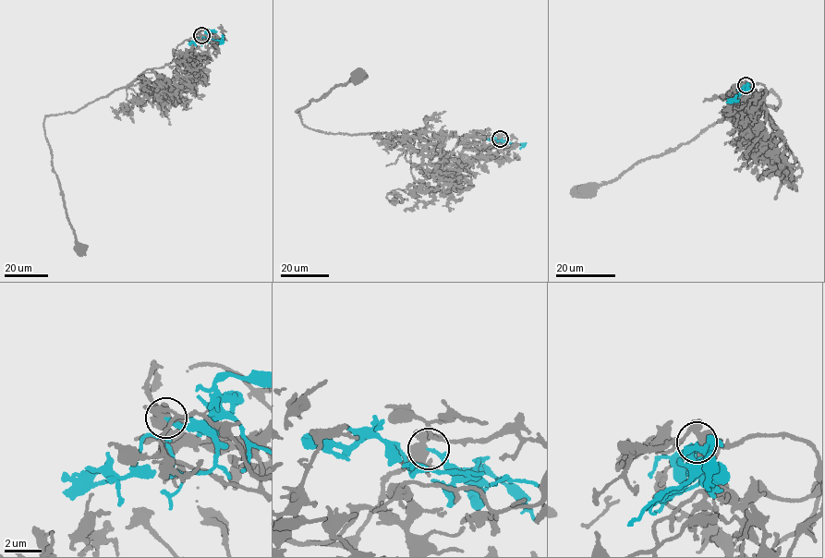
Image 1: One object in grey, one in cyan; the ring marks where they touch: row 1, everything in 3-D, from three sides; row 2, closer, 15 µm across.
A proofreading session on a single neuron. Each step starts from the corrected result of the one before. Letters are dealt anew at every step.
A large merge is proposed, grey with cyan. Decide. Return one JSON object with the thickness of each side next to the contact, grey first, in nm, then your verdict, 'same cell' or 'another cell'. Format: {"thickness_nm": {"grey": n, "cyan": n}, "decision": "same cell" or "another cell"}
{"thickness_nm": {"grey": 400, "cyan": 180}, "decision": "same cell"}

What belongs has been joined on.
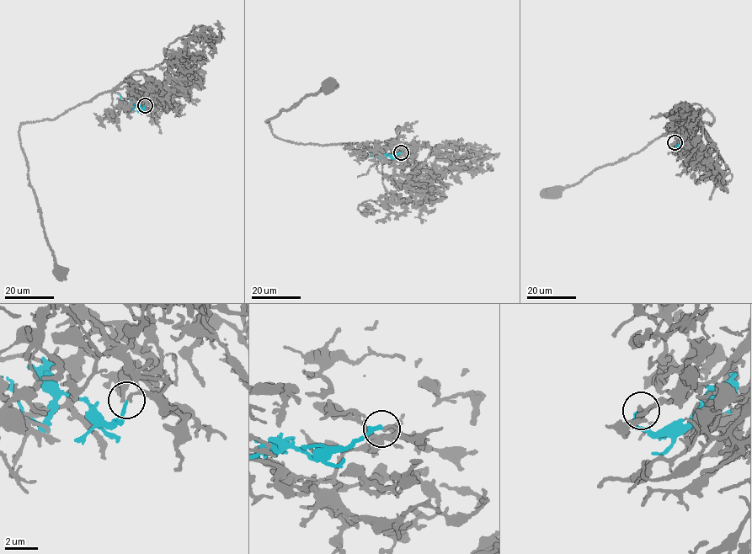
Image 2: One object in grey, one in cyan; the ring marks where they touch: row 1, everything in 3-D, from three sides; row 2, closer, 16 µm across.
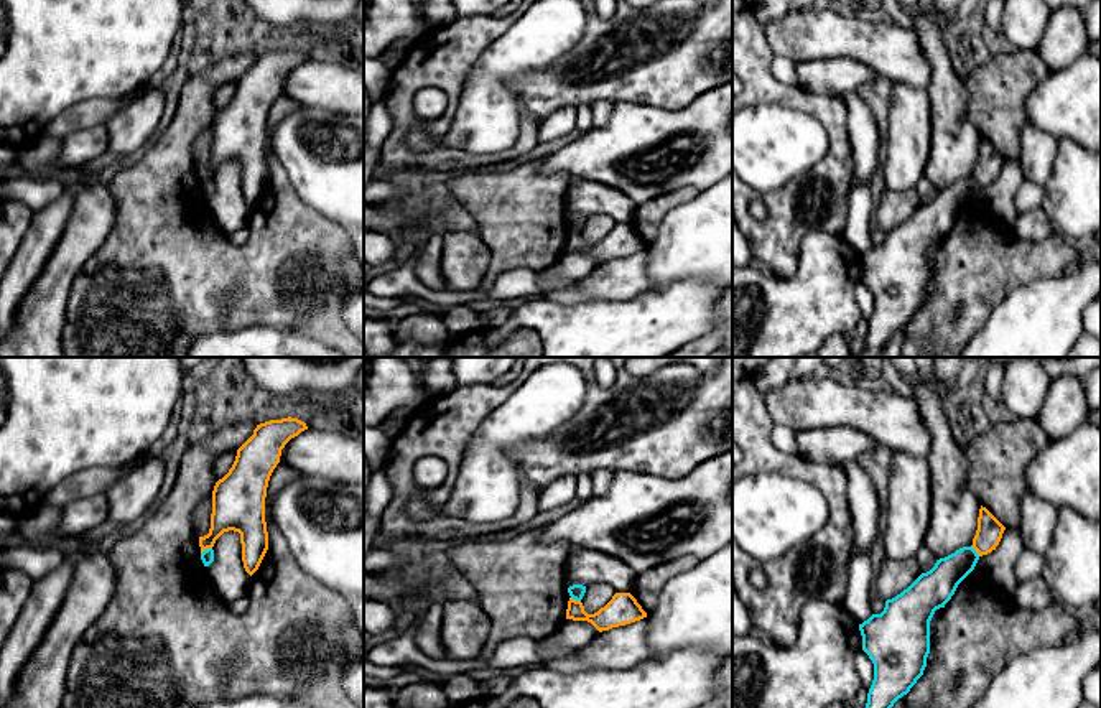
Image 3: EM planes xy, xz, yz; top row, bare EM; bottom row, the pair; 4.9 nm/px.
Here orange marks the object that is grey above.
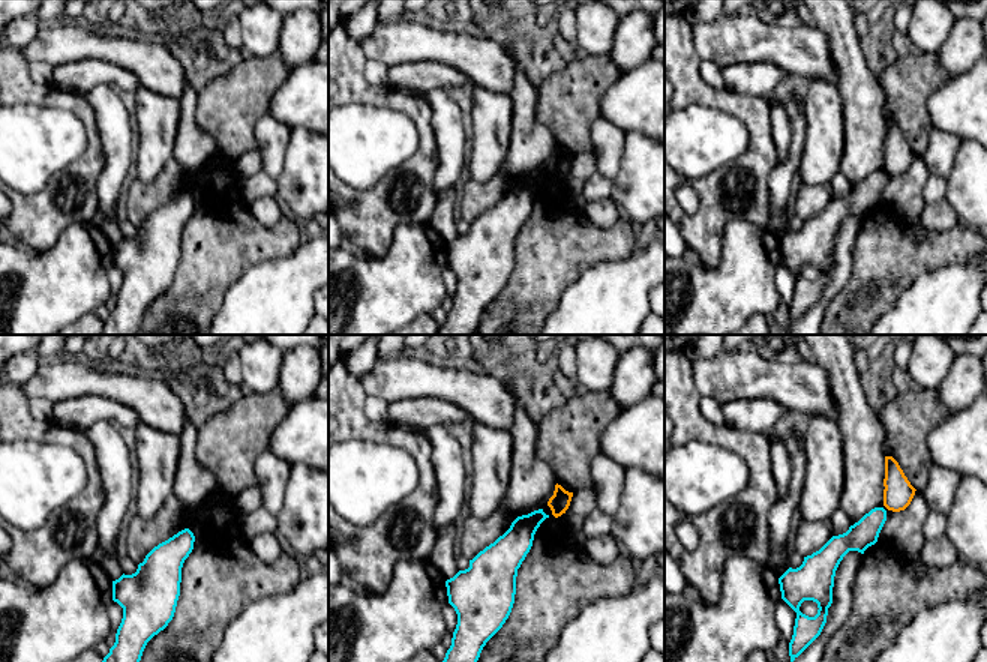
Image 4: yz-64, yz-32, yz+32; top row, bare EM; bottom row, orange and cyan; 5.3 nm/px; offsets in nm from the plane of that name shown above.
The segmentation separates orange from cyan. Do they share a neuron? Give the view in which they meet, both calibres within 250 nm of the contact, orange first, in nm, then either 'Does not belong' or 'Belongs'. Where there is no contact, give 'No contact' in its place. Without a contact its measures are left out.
Touches orange in xy. Thickness 220 nm (orange) against 60 nm. Does not belong

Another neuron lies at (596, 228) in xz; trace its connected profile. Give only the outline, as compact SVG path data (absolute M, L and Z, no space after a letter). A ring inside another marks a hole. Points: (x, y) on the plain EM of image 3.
M597 214L586 219L586 224L581 234L588 245L594 245L601 239L604 239L612 231L614 226L616 226L616 221L612 217Z

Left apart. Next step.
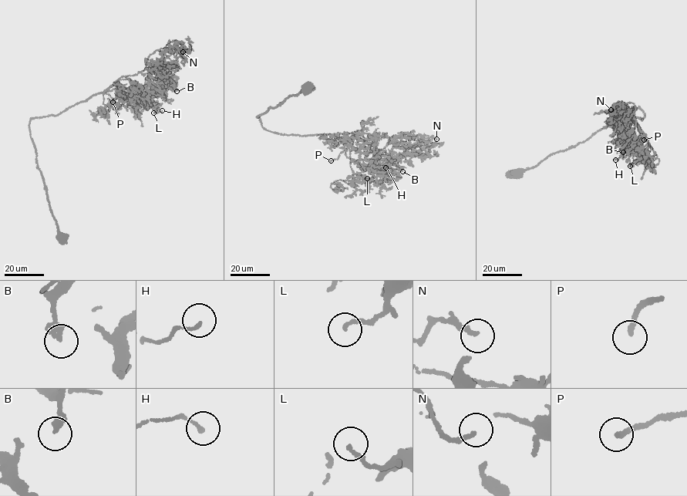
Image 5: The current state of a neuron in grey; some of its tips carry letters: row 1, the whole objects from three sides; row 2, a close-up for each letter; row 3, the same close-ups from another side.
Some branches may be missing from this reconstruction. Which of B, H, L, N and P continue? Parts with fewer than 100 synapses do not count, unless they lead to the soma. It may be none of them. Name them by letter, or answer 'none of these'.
P

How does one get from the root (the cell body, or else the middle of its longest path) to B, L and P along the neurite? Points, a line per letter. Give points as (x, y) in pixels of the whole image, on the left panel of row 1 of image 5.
B: (62, 237), (38, 165), (30, 119), (58, 115), (152, 65), (171, 79), (176, 91)
L: (62, 237), (38, 165), (29, 127), (30, 119), (58, 115), (117, 83), (143, 91), (157, 106), (153, 113)
P: (62, 237), (52, 216), (38, 165), (29, 127), (30, 119), (58, 115), (119, 83), (116, 98), (112, 102)

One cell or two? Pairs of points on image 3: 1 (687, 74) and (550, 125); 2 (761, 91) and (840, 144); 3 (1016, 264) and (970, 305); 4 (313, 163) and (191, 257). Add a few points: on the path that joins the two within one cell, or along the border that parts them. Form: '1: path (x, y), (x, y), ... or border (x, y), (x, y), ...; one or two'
1: border (575, 106), (555, 109), (540, 125); two
2: path (784, 96), (812, 102), (830, 121); one
3: path (1004, 270), (981, 293); one
4: border (272, 147), (292, 188), (315, 211); two

